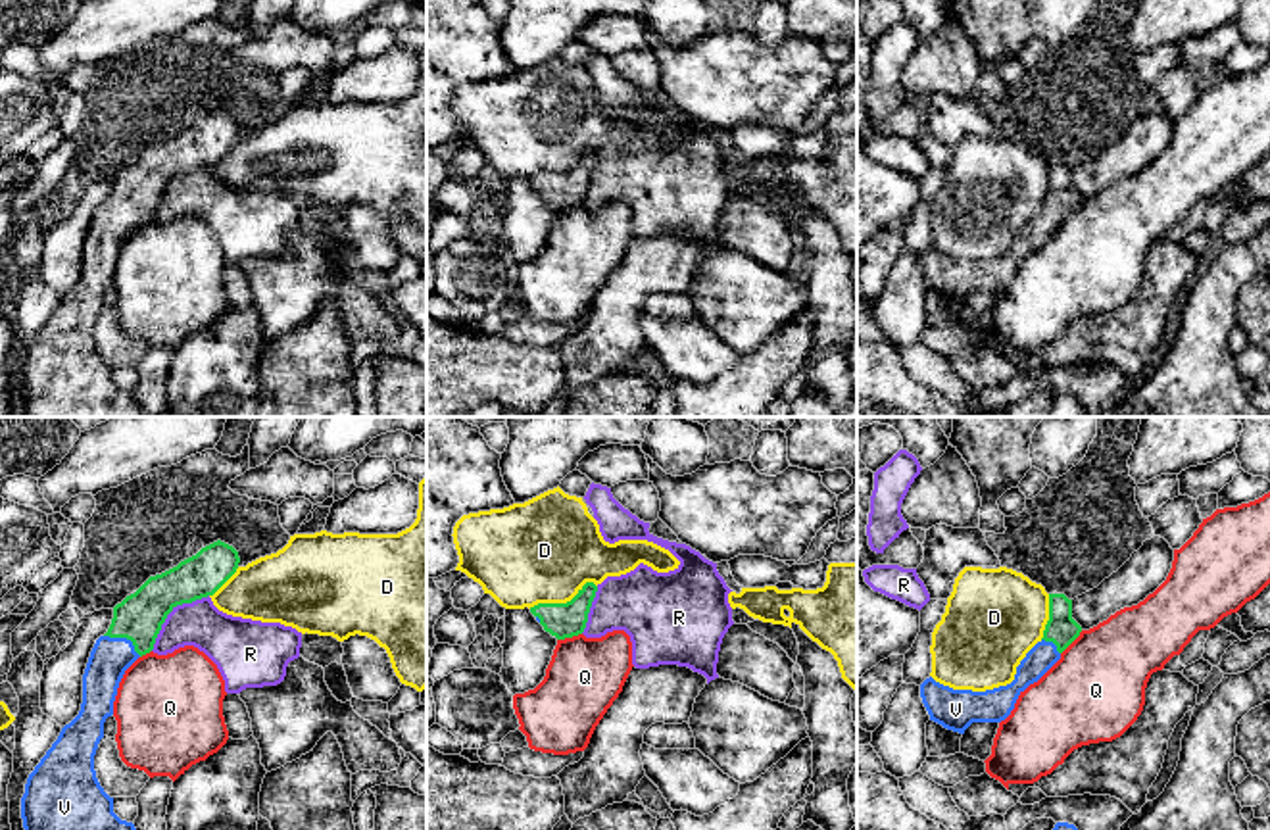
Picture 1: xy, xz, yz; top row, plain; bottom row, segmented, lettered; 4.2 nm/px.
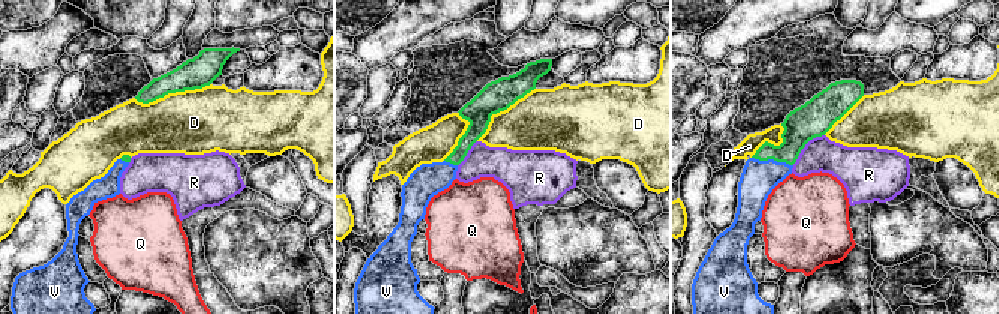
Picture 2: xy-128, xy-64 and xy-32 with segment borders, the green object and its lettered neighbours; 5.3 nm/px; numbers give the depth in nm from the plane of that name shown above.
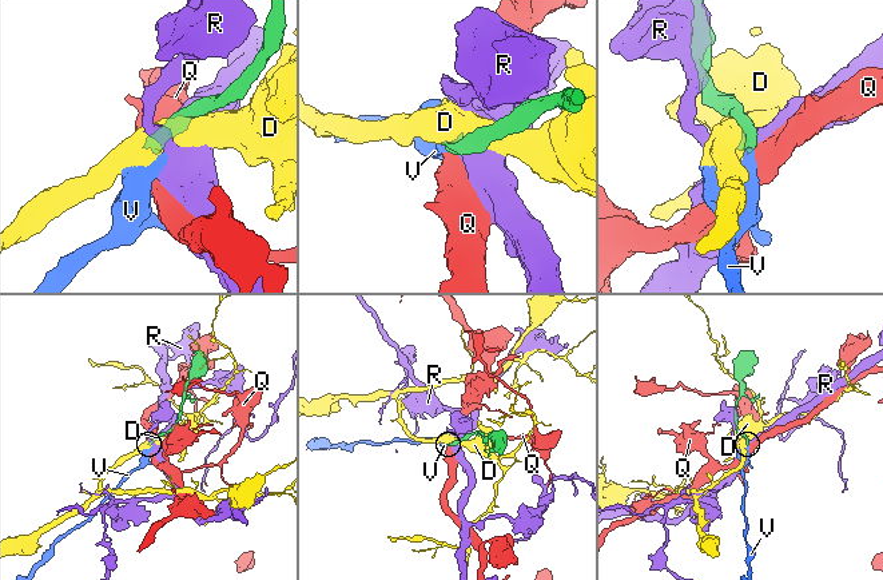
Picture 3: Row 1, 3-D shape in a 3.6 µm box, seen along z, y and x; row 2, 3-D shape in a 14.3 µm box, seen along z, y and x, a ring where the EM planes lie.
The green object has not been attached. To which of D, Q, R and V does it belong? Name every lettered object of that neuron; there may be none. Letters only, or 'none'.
V

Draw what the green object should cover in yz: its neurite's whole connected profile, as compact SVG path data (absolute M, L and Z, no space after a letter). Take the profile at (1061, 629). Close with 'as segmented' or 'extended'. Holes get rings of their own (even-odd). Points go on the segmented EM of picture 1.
M1049 594L1049 621L1043 638L1020 661L1014 680L993 690L972 692L953 690L930 676L920 684L920 697L930 720L959 734L965 734L972 722L1005 720L1018 696L1061 659L1080 632L1082 626L1072 619L1072 599L1064 594Z; extended

